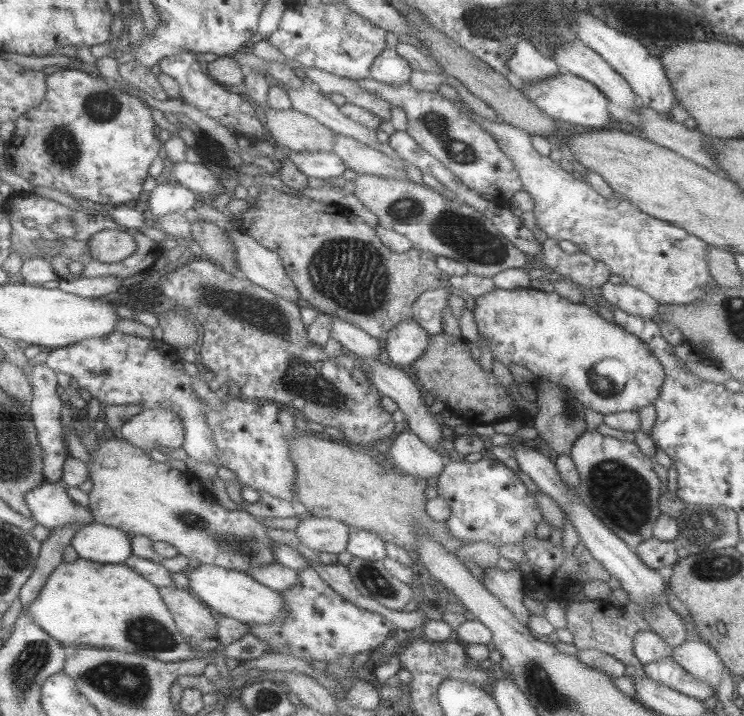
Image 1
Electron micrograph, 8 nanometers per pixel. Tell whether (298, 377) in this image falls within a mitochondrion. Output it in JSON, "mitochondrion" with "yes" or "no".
{"mitochondrion":"yes"}

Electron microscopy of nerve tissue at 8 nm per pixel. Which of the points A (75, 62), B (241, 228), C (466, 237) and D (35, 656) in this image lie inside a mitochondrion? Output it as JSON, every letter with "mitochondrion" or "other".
{"A":"other","B":"other","C":"mitochondrion","D":"mitochondrion"}

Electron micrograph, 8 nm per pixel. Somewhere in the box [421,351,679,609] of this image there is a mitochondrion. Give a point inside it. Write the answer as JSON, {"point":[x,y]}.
{"point":[623,495]}

